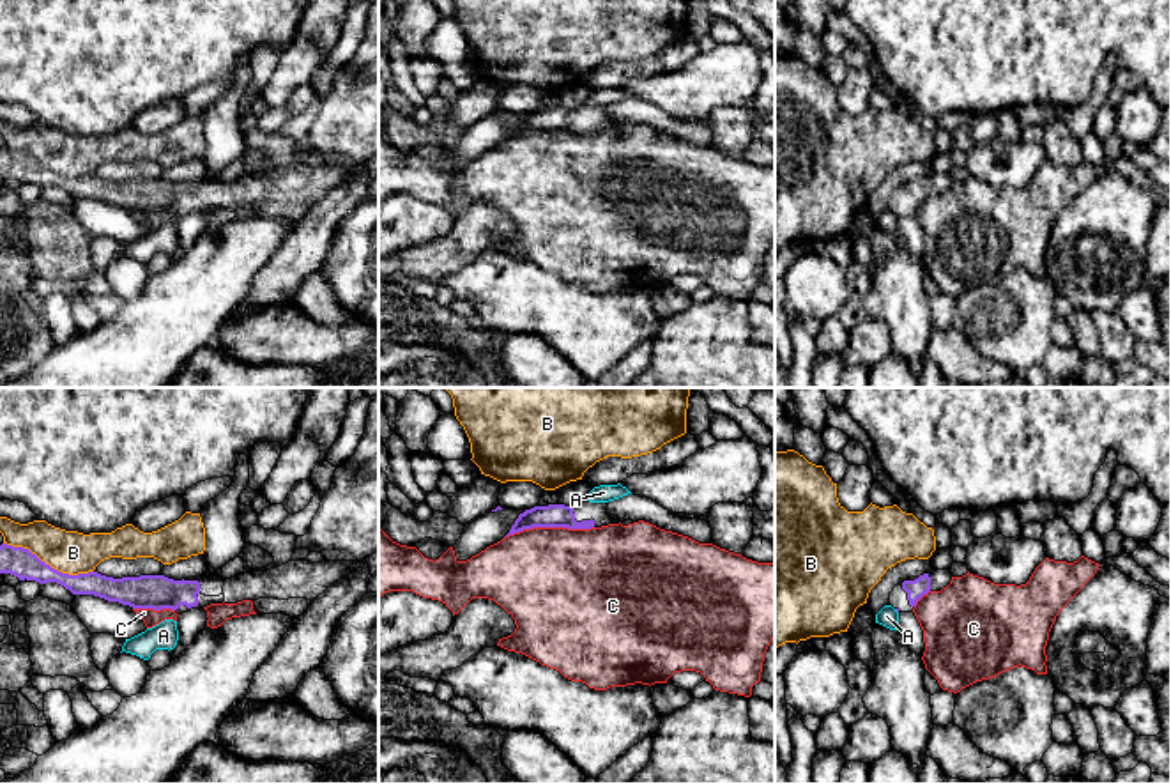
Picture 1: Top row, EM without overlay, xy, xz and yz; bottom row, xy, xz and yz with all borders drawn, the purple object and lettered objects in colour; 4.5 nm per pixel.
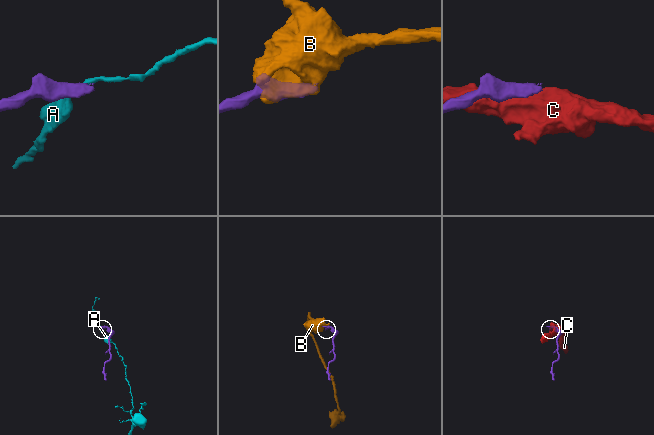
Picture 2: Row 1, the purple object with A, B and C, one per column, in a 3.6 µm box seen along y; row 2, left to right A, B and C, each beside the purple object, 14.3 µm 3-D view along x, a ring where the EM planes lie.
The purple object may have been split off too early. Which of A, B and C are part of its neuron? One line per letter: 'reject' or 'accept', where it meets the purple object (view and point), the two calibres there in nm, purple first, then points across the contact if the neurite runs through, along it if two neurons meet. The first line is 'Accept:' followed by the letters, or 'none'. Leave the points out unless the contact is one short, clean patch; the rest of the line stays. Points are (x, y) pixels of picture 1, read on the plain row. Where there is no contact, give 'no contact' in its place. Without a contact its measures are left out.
Accept: none
A: reject | no contact
B: reject | xy (48, 169) | 140/200 nm
C: reject | xz (549, 130) | 110/500 nm

